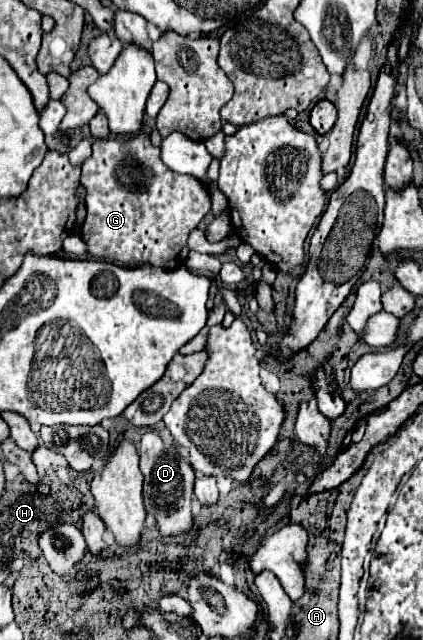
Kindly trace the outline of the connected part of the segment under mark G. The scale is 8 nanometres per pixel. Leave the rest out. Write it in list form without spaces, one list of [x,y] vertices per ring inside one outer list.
[[[139,131],[133,137],[111,137],[97,139],[93,153],[83,163],[81,185],[85,189],[87,217],[81,227],[81,239],[87,245],[87,253],[93,259],[111,261],[125,267],[155,265],[163,269],[177,269],[187,261],[187,237],[211,211],[207,189],[191,175],[179,175],[165,167],[159,157],[159,147],[153,147],[149,135]]]

